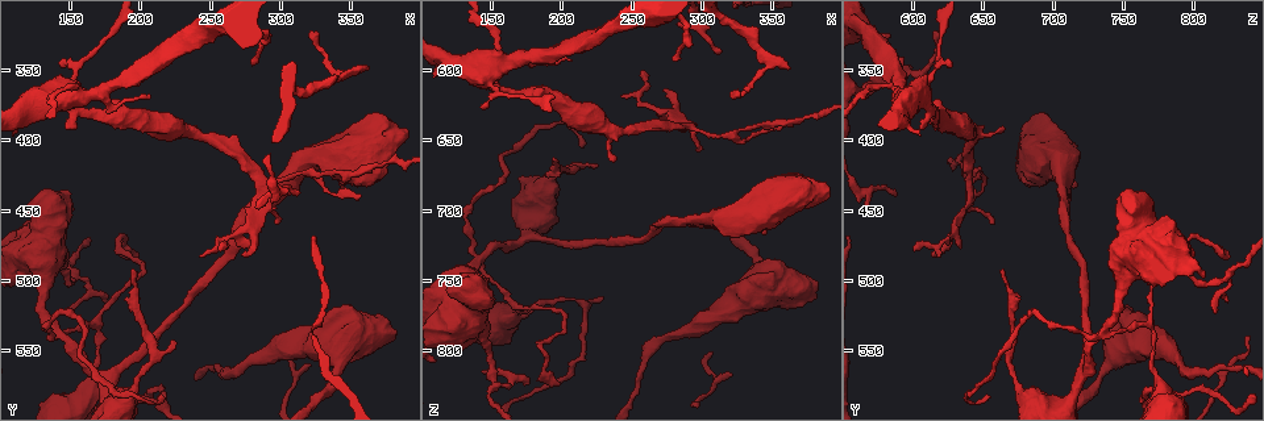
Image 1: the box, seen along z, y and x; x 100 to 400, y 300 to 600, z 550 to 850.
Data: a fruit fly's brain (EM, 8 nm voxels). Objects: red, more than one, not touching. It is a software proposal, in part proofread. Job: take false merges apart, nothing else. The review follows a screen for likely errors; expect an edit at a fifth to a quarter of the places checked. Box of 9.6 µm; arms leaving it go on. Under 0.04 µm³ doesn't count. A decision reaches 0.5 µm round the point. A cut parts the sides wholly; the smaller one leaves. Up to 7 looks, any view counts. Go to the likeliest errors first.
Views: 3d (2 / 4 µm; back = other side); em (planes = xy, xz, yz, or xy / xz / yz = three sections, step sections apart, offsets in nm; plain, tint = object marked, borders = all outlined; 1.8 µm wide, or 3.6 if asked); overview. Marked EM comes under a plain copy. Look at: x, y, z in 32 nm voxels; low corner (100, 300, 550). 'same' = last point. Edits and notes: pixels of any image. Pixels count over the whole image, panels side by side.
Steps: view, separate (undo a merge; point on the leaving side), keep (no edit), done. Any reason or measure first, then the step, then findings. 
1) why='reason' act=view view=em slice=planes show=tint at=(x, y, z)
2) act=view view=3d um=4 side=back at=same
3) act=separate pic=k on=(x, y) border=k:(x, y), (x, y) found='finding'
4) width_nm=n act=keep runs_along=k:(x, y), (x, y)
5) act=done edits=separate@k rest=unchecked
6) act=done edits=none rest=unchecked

act=view view=em slice=planes show=tint at=(142, 536, 734)

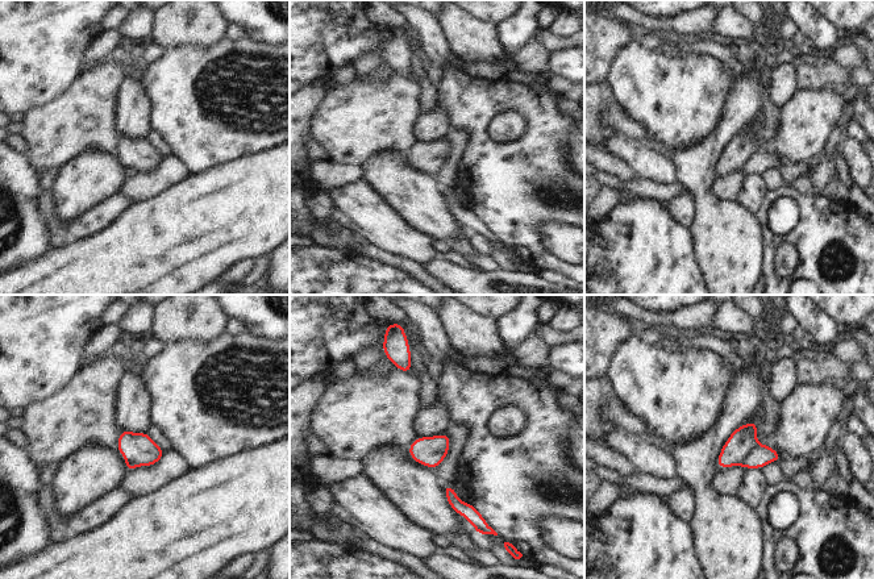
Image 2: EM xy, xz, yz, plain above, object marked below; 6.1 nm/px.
width_nm=180 act=separate pic=2 on=(760, 455) border=2:(756, 444), (739, 463) found='a second neuron is stuck on'

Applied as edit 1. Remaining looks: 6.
why='thick turns thin' act=view view=3d um=4 at=(154, 350, 618)

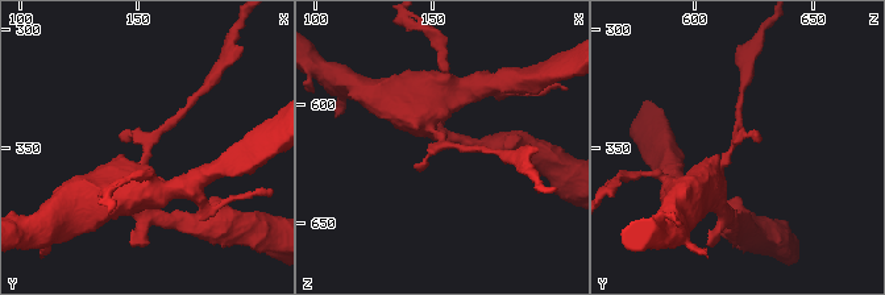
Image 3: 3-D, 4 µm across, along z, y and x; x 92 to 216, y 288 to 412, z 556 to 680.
act=view view=em slice=xy step=8 show=tint at=(153, 349, 617)

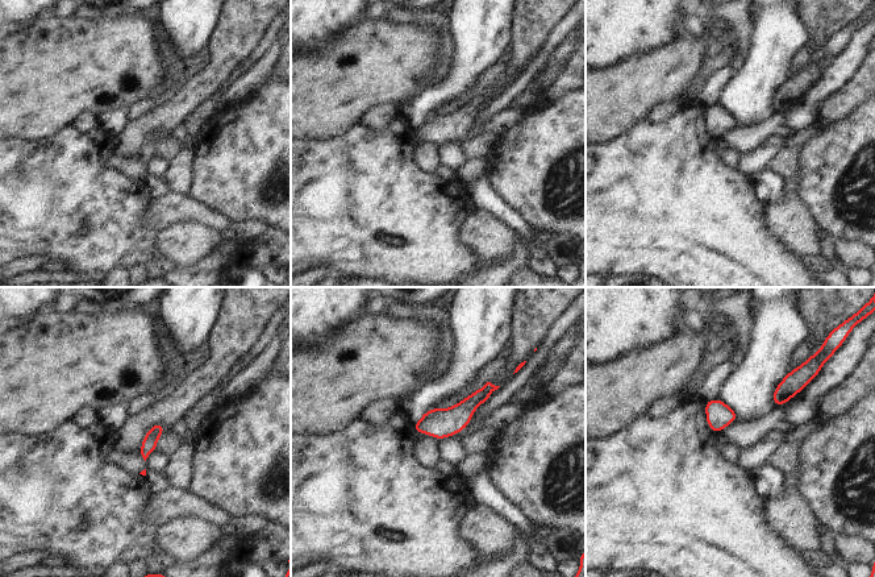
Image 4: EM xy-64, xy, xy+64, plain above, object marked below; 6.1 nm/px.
act=view view=em slice=planes show=tint at=same

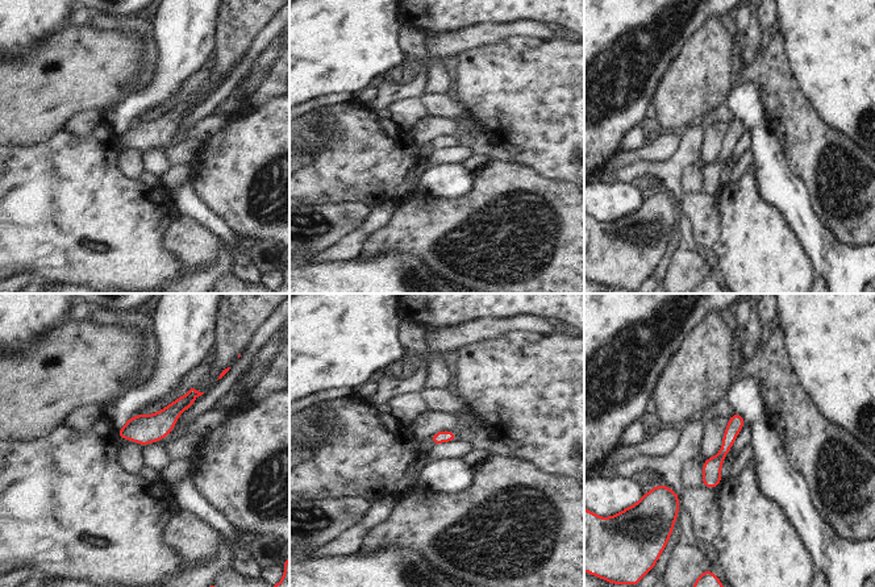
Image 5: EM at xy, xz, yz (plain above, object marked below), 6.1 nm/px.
act=keep runs_along=5:(195, 394), (159, 425), (120, 434) found='one neuron here'

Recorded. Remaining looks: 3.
why='thick turns thin' act=view view=em slice=xy step=8 show=tint at=(234, 392, 644)

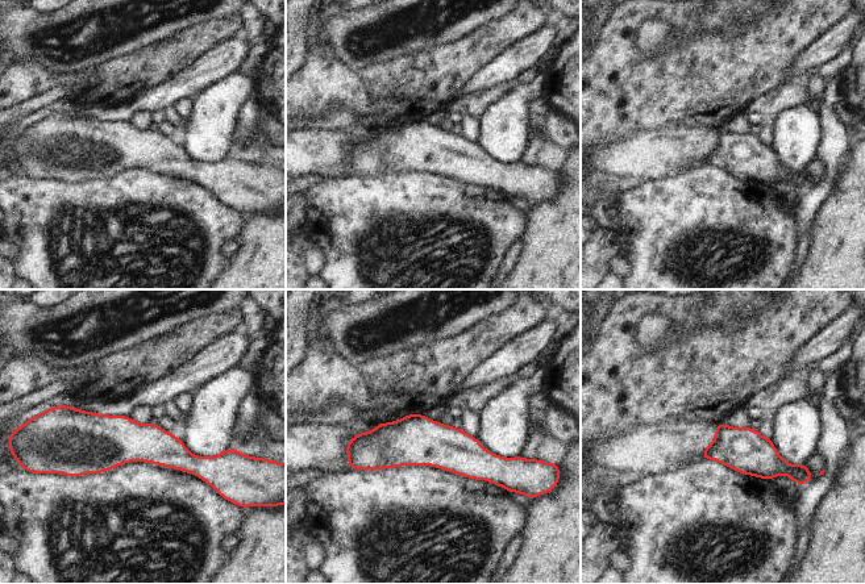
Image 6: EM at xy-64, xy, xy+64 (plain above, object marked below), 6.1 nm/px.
act=keep runs_along=6:(354, 443), (508, 461) found='all the same neuron'

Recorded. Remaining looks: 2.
act=done edits=separate@2 rest=unchecked

